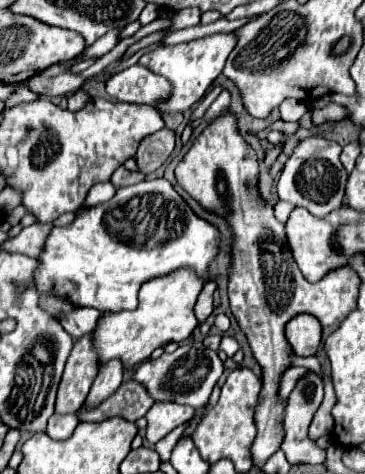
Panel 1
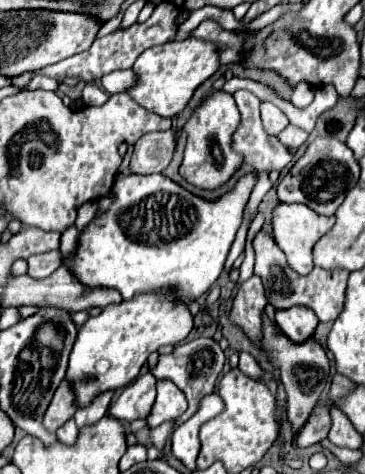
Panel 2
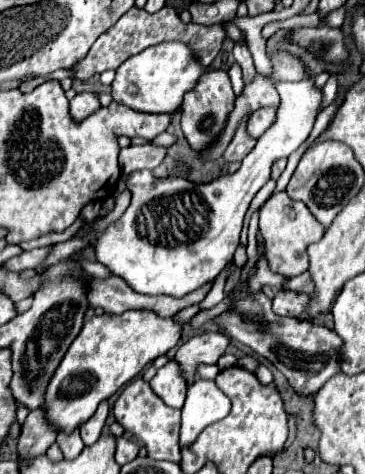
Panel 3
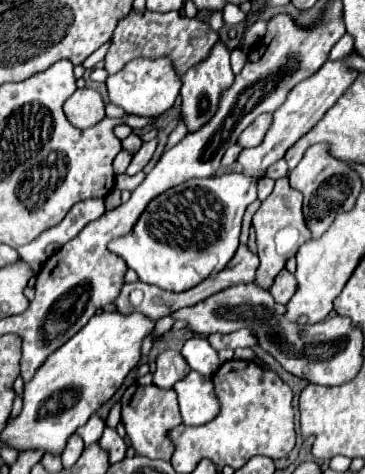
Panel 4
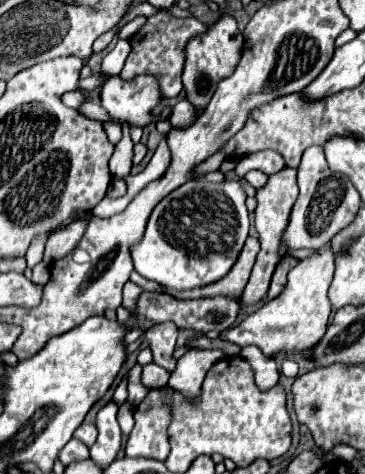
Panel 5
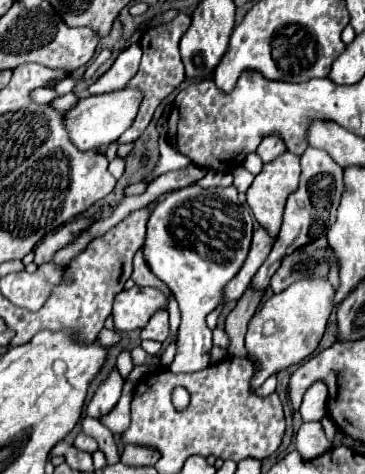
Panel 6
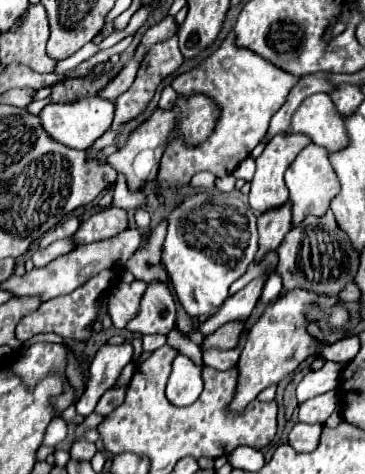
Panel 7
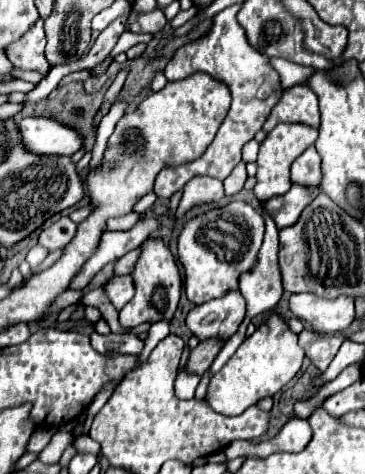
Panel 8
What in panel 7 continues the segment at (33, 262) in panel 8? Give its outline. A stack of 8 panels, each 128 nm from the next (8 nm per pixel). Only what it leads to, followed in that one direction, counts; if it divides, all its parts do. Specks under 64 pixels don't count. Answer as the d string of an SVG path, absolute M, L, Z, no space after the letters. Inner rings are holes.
M64 238L64 240L58 240L58 242L50 244L48 248L40 248L40 250L36 250L36 252L32 254L32 262L34 262L34 266L46 266L48 262L56 260L56 258L62 256L64 252L72 250L72 244L70 244L70 242L72 242L70 238Z

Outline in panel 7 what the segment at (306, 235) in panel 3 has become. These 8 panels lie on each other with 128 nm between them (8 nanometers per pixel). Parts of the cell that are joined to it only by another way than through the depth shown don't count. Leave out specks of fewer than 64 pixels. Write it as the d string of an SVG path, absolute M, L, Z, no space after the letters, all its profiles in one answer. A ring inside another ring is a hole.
M286 132L286 134L276 134L264 148L264 152L256 158L256 174L252 178L252 188L250 188L250 206L256 212L266 212L268 208L278 208L288 200L288 188L284 184L284 172L292 164L292 160L298 156L302 148L306 148L312 140L304 134L296 132ZM224 324L220 330L216 330L214 334L206 336L202 342L202 352L208 348L218 348L218 350L230 350L238 344L240 332L242 332L244 324Z

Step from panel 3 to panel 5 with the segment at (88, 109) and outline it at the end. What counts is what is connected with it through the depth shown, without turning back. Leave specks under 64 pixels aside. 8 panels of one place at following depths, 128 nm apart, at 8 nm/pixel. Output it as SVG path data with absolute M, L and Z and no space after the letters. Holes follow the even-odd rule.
M74 90L74 92L66 92L66 94L62 96L62 102L64 102L66 106L74 108L74 110L78 110L78 108L80 108L82 100L84 100L84 94L82 94L80 90ZM105 122L104 128L108 132L108 139L112 144L118 144L122 138L122 127L120 123L117 122Z

